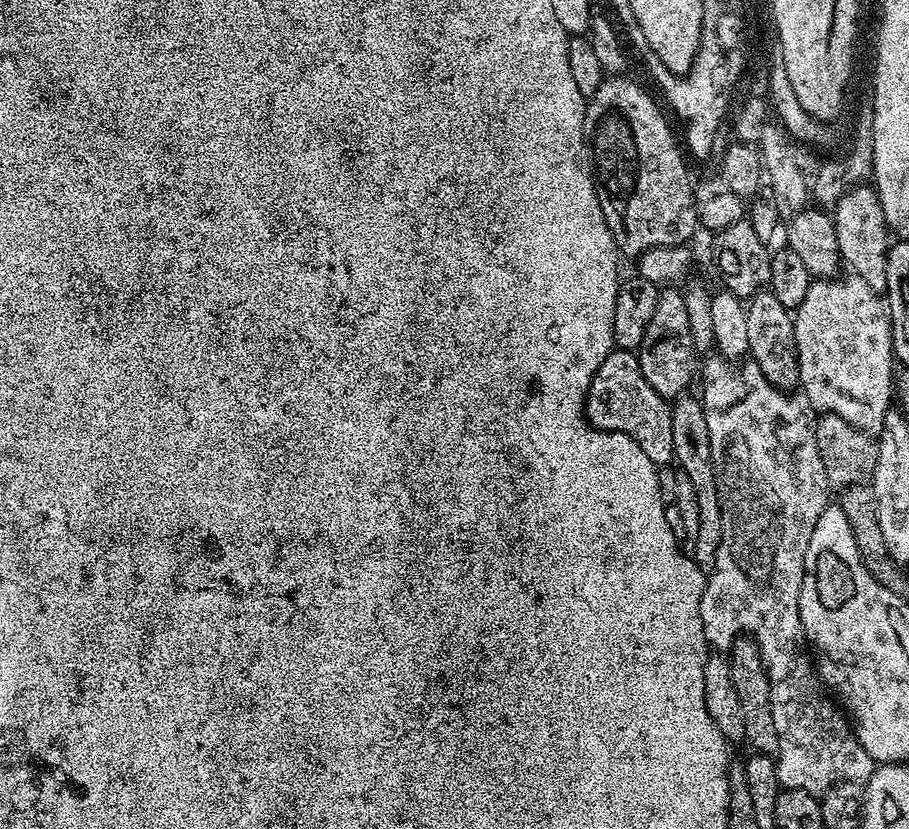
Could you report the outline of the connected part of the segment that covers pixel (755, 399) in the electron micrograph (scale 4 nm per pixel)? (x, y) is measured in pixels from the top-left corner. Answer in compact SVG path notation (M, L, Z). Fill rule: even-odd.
M781 389L756 392L756 396L747 397L748 404L732 408L728 416L712 416L712 420L706 420L722 506L722 542L716 564L706 576L700 613L702 630L713 649L731 649L732 643L745 634L760 647L770 682L774 727L778 729L780 750L775 762L781 788L823 794L835 784L863 785L872 777L874 762L858 742L847 715L826 695L814 660L808 657L810 645L800 621L804 559L810 534L814 534L822 510L830 503L830 485L818 454L814 420L811 415L808 417L809 405L799 395L792 395L796 394Z

